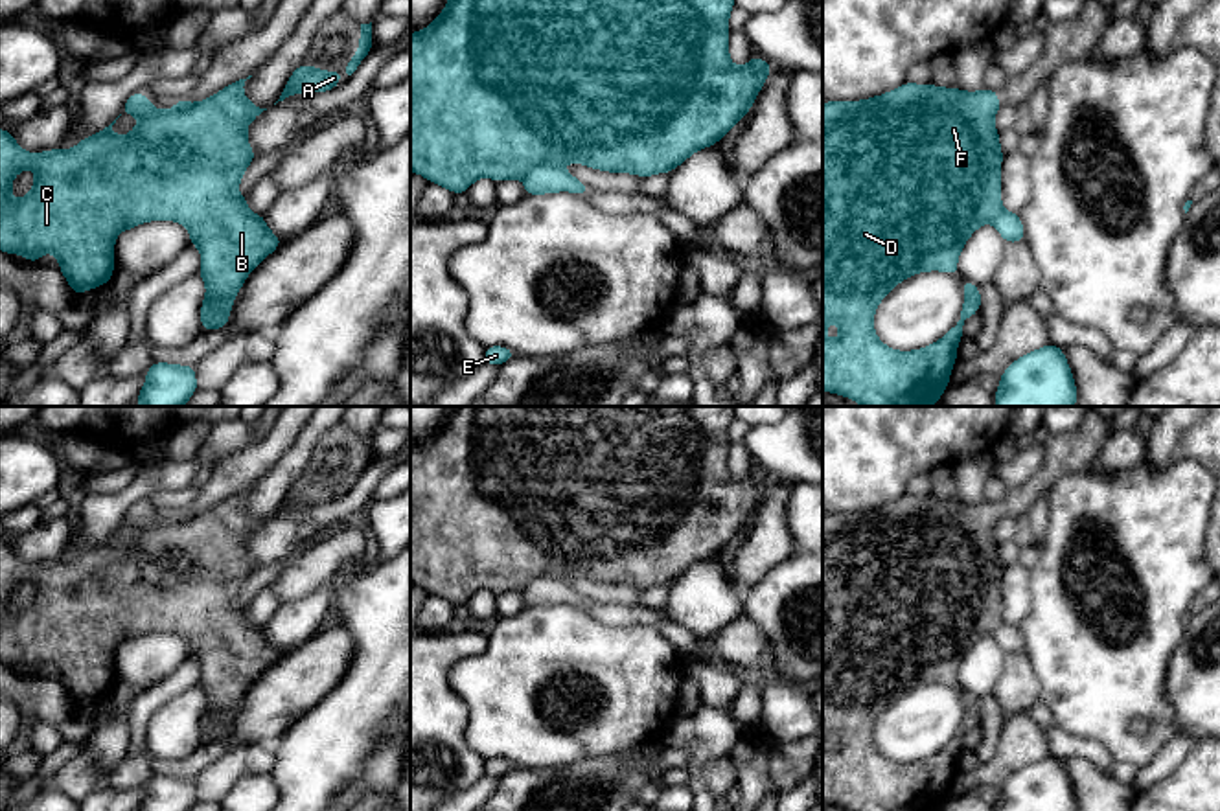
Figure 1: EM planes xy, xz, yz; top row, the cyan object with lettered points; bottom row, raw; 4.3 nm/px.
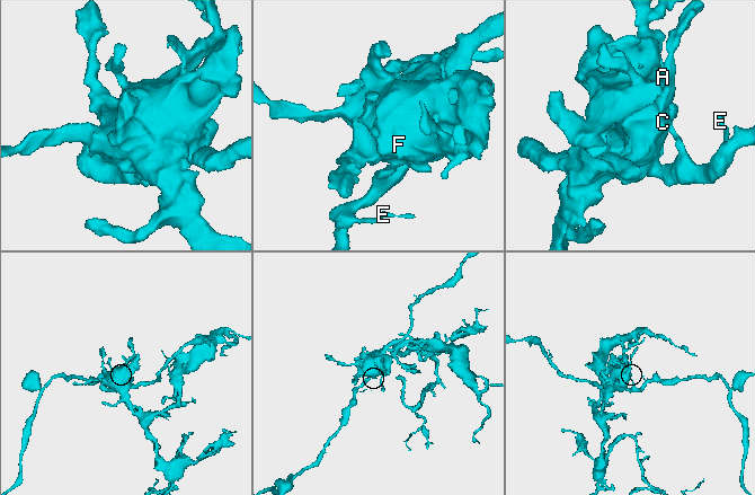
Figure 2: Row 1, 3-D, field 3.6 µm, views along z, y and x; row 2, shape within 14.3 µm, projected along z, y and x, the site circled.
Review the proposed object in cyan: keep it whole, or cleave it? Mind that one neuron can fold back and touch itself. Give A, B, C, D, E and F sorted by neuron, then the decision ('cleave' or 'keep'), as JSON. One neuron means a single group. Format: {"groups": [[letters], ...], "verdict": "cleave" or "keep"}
{"groups": [["A", "B", "C", "D", "F"], ["E"]], "verdict": "cleave"}

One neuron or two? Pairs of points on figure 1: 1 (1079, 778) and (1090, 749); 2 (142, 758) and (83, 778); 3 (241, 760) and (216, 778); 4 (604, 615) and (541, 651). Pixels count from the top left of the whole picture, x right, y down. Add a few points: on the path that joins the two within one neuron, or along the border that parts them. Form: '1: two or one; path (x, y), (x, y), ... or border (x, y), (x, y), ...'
1: two; border (1062, 758), (1088, 758), (1110, 775)
2: one; path (127, 773), (122, 778), (98, 778)
3: one; path (236, 764), (221, 775)
4: two; border (578, 607), (611, 626), (639, 626)

